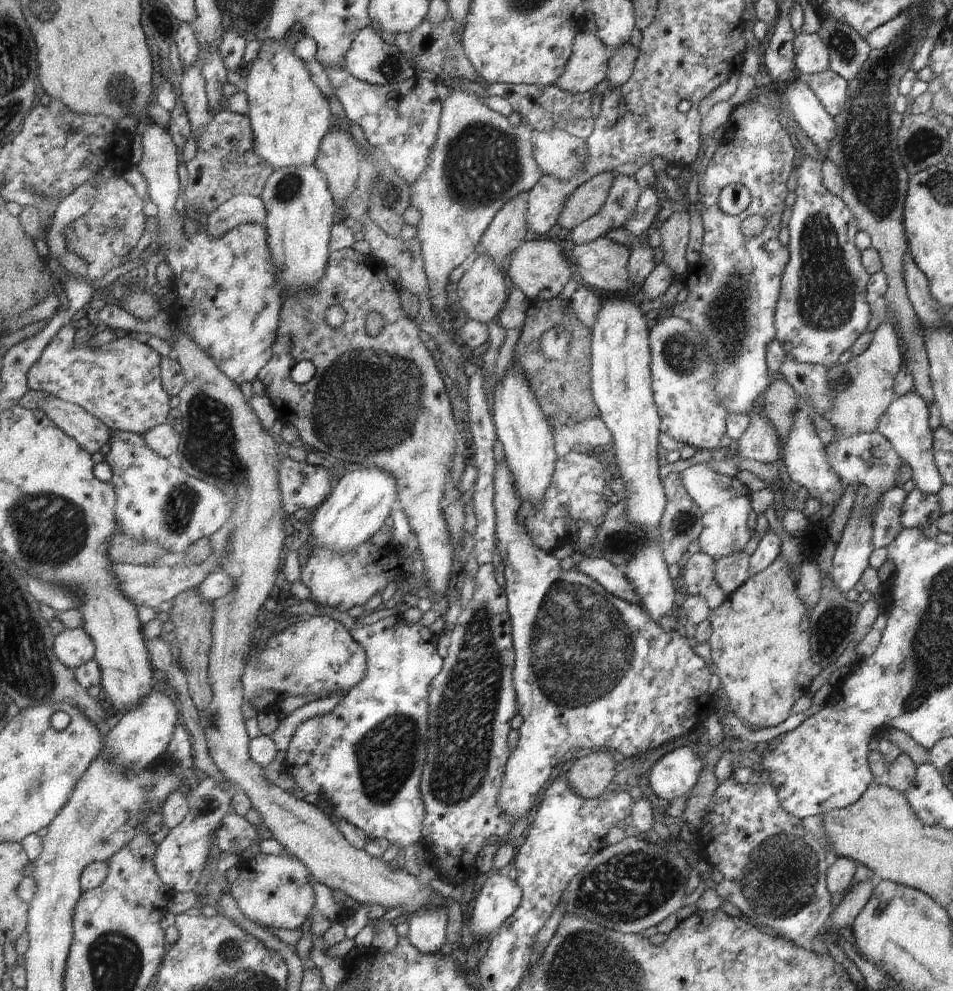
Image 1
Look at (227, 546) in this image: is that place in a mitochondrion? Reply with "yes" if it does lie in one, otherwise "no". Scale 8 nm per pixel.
yes

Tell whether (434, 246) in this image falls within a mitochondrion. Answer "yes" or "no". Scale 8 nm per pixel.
no

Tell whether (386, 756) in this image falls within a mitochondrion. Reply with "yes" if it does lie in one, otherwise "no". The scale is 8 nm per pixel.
yes

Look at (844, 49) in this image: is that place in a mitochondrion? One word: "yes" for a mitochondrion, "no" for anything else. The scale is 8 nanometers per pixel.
yes

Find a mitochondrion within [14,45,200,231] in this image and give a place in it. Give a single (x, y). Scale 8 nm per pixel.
(119, 82)

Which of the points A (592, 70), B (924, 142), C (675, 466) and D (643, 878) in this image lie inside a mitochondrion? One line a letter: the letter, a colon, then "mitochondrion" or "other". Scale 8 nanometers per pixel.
A: other
B: mitochondrion
C: other
D: mitochondrion

